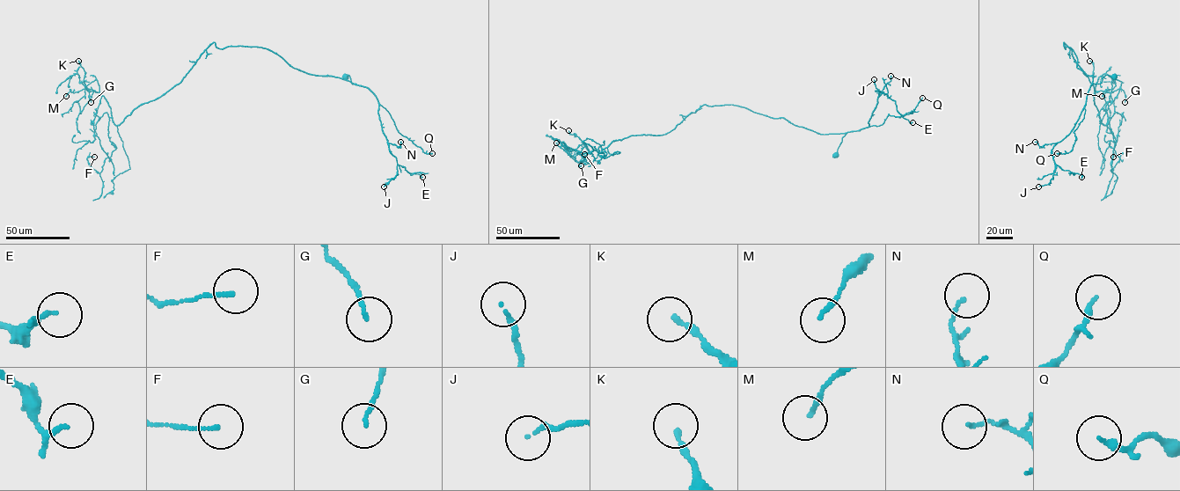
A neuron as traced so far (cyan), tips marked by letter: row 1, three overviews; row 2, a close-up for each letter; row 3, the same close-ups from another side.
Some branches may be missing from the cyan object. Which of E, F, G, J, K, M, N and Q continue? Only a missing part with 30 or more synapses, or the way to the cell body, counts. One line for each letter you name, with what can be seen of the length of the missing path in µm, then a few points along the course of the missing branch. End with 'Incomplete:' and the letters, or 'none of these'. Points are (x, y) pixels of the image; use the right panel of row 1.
Incomplete: none of these

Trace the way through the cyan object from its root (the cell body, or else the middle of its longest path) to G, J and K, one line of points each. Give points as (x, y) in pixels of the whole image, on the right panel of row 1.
G: (1114, 76), (1092, 84), (1064, 42), (1094, 86), (1102, 122), (1113, 79), (1125, 102)
J: (1114, 76), (1106, 75), (1100, 84), (1090, 86), (1073, 129), (1051, 150), (1052, 178), (1048, 184), (1038, 186)
K: (1114, 76), (1092, 84), (1064, 42), (1093, 84), (1105, 125), (1110, 92), (1095, 89), (1089, 61)

